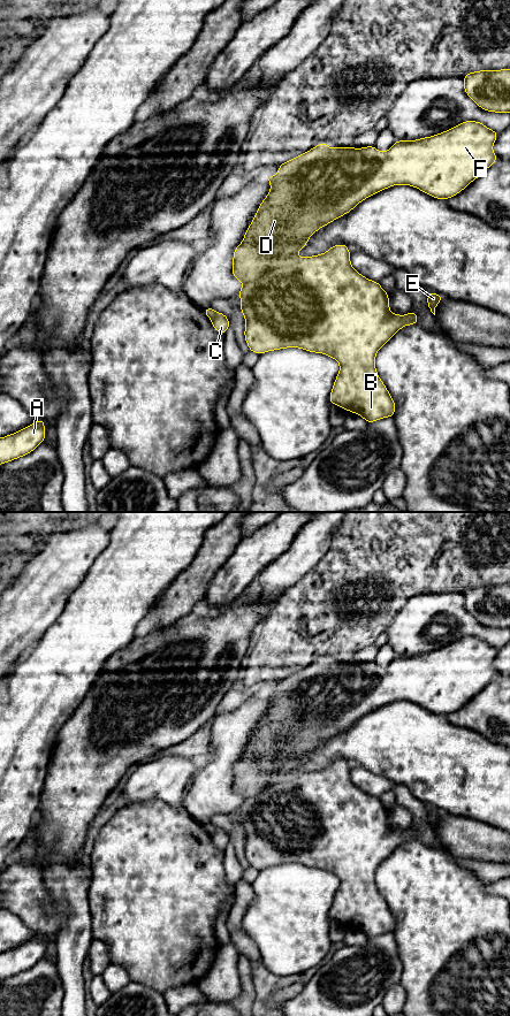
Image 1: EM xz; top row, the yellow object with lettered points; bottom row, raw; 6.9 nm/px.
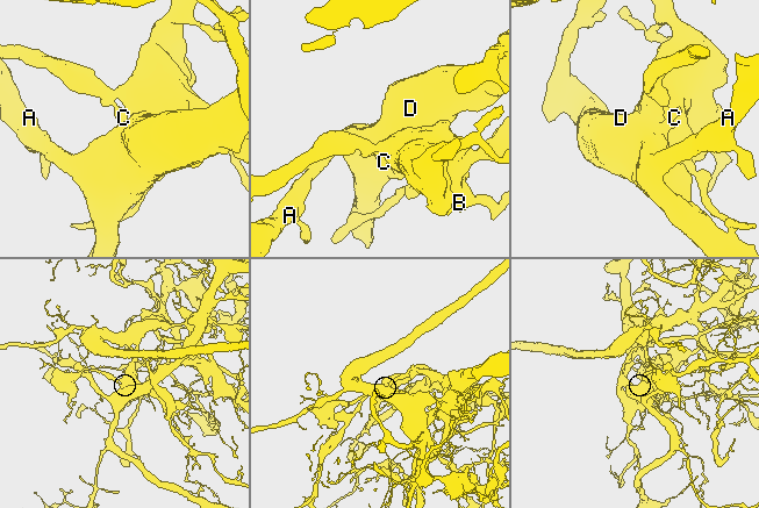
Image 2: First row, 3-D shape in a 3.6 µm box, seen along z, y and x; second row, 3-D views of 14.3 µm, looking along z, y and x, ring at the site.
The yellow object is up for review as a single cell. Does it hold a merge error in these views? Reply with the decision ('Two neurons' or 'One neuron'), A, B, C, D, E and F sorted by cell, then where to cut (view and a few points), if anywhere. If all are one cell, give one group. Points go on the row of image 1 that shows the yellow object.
Two neurons. Groups: A C D F / B E. Split along xz (297, 258), (286, 265), (269, 268), (259, 276), (243, 283)

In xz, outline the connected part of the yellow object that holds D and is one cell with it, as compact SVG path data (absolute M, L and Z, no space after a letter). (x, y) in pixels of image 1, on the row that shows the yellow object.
M464 121L431 137L396 140L385 152L378 151L374 145L329 148L327 143L320 143L279 165L275 176L266 176L271 190L234 251L233 277L246 283L269 269L291 263L320 228L393 185L410 185L442 200L457 196L497 161L493 152L497 136L498 132L481 122Z

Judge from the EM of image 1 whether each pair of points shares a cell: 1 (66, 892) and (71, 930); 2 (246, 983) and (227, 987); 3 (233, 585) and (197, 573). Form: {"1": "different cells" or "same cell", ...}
{"1": "same cell", "2": "different cells", "3": "different cells"}

